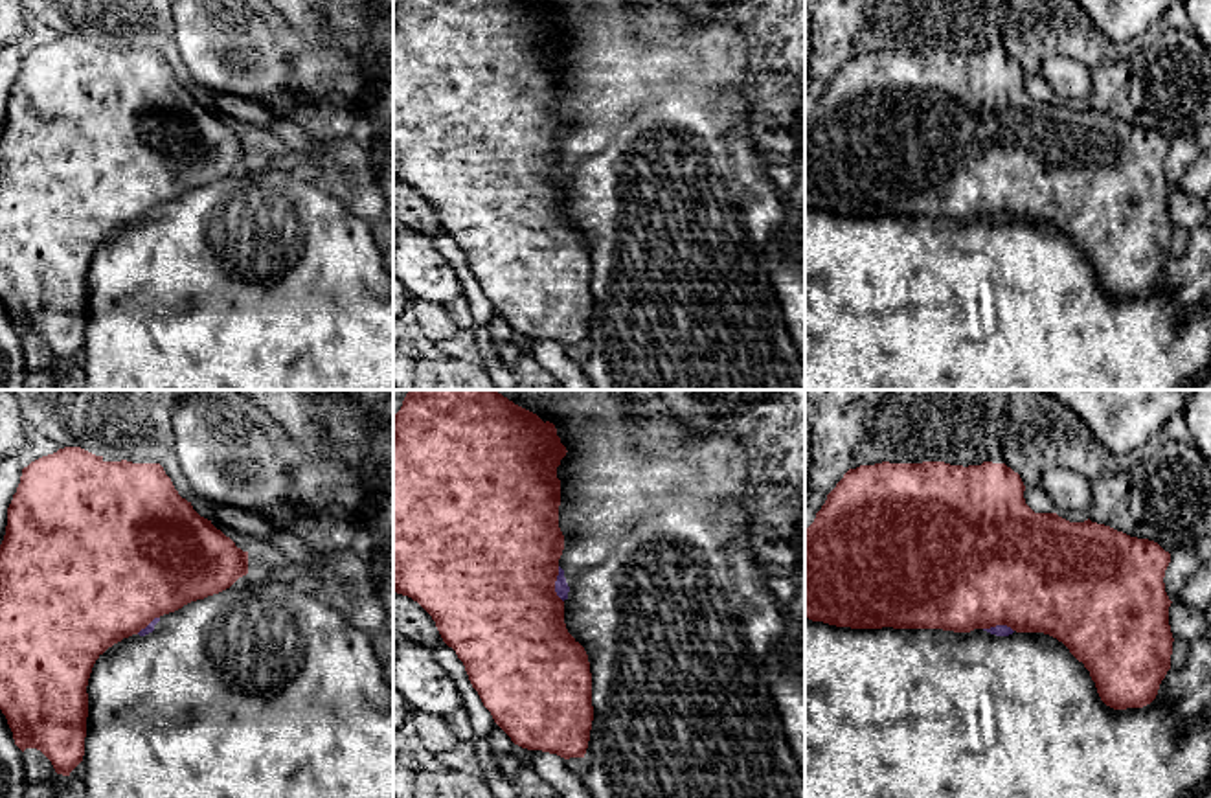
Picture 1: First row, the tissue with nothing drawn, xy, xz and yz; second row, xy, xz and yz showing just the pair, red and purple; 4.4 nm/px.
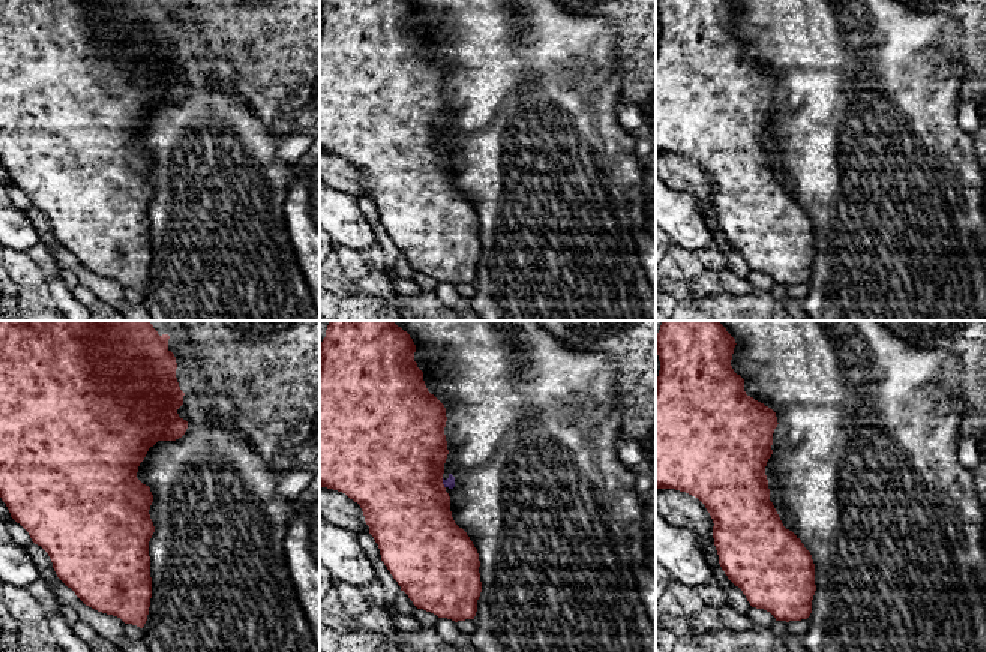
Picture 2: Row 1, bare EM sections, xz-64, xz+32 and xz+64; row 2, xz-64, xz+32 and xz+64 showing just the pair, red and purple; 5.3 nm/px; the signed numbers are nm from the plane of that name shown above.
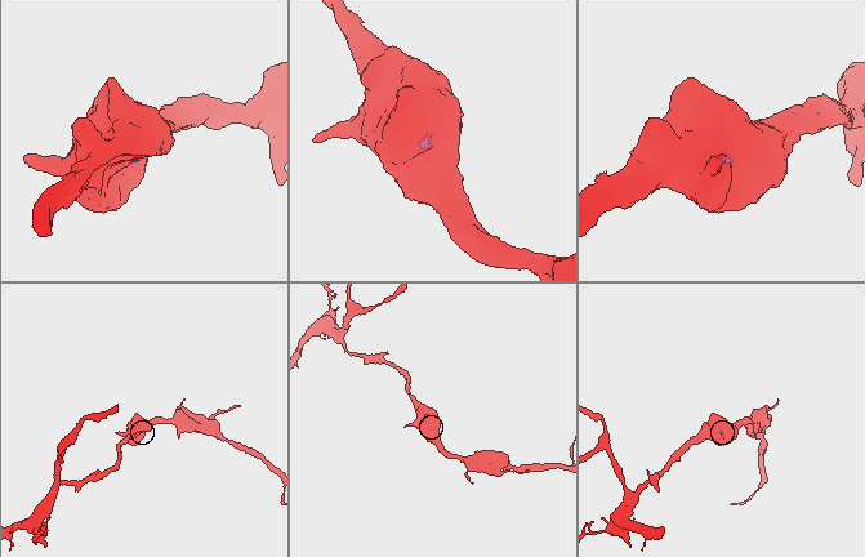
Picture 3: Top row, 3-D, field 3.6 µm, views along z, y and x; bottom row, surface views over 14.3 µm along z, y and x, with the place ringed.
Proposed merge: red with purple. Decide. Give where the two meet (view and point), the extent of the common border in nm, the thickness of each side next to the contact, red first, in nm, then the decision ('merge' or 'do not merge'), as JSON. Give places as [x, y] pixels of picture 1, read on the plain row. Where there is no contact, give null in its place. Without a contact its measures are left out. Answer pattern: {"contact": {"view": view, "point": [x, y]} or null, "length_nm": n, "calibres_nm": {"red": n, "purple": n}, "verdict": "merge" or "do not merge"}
{"contact": {"view": "xz", "point": [554, 173]}, "length_nm": 160, "calibres_nm": {"red": 500, "purple": 60}, "verdict": "do not merge"}

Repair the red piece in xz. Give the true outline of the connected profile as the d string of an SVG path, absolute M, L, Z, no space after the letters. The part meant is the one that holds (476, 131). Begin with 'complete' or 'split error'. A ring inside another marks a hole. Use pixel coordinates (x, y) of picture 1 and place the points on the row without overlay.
complete; M397 0L393 4L393 180L412 186L432 204L443 230L463 250L483 294L515 333L570 348L586 342L594 294L588 243L568 221L564 189L555 180L559 147L564 138L564 123L559 116L560 68L557 55L566 40L555 13L544 11L533 0Z

